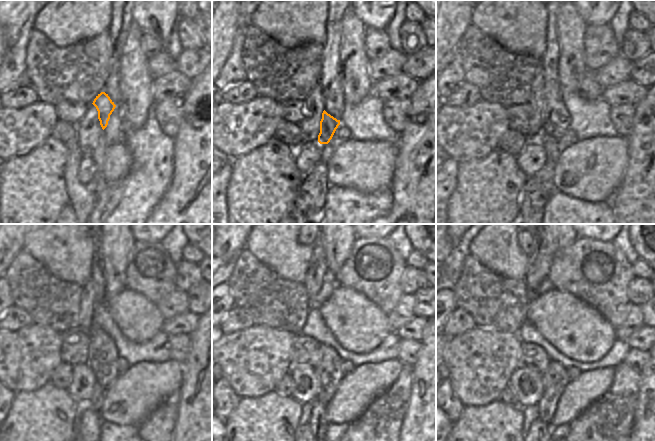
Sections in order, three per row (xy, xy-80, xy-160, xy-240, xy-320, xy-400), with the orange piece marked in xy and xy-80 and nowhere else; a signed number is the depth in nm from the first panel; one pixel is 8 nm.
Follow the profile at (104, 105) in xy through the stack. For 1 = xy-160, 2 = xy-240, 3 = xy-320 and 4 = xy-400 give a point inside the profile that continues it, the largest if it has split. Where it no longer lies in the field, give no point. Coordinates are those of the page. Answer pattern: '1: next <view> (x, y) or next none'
1: next xy-160 (550, 144)
2: next xy-240 (95, 402)
3: next xy-320 (317, 422)
4: next xy-400 (538, 427)

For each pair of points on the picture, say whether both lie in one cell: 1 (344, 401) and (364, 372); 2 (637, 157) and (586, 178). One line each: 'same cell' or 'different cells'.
1: same cell
2: different cells

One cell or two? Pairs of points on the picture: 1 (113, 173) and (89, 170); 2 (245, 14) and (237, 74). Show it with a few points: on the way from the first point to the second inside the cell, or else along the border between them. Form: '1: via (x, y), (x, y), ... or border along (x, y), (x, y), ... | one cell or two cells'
1: border along (99, 168), (100, 173) | two cells
2: via (240, 29), (236, 47), (236, 59) | one cell

